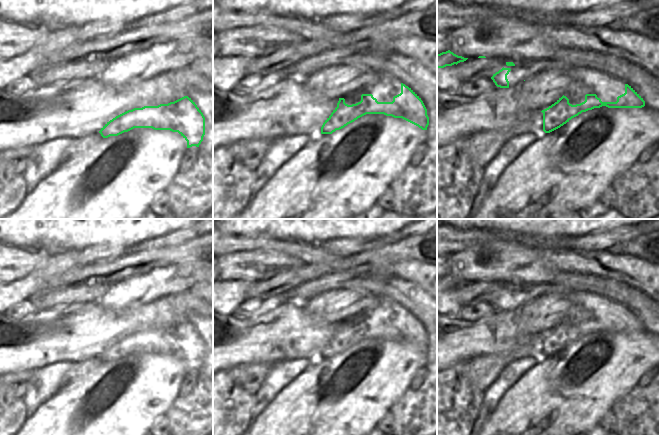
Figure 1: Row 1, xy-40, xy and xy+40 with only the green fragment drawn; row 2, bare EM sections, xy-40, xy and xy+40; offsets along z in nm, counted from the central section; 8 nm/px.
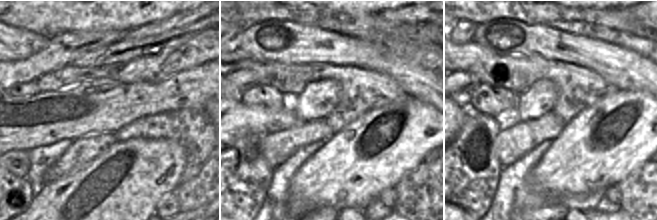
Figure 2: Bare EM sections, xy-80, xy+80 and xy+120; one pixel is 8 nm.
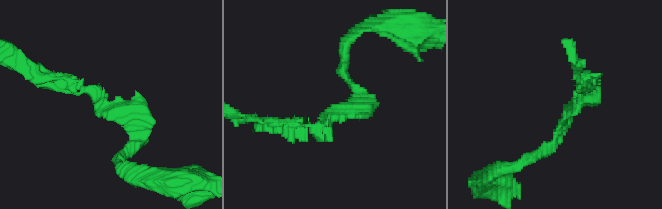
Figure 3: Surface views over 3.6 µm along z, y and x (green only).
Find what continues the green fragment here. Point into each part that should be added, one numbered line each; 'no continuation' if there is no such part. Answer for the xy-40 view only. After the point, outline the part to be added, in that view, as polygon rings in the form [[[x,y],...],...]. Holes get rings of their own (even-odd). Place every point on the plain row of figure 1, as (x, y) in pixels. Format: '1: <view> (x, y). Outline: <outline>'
no continuation

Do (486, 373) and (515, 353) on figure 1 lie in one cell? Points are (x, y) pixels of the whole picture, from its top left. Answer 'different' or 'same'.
same

